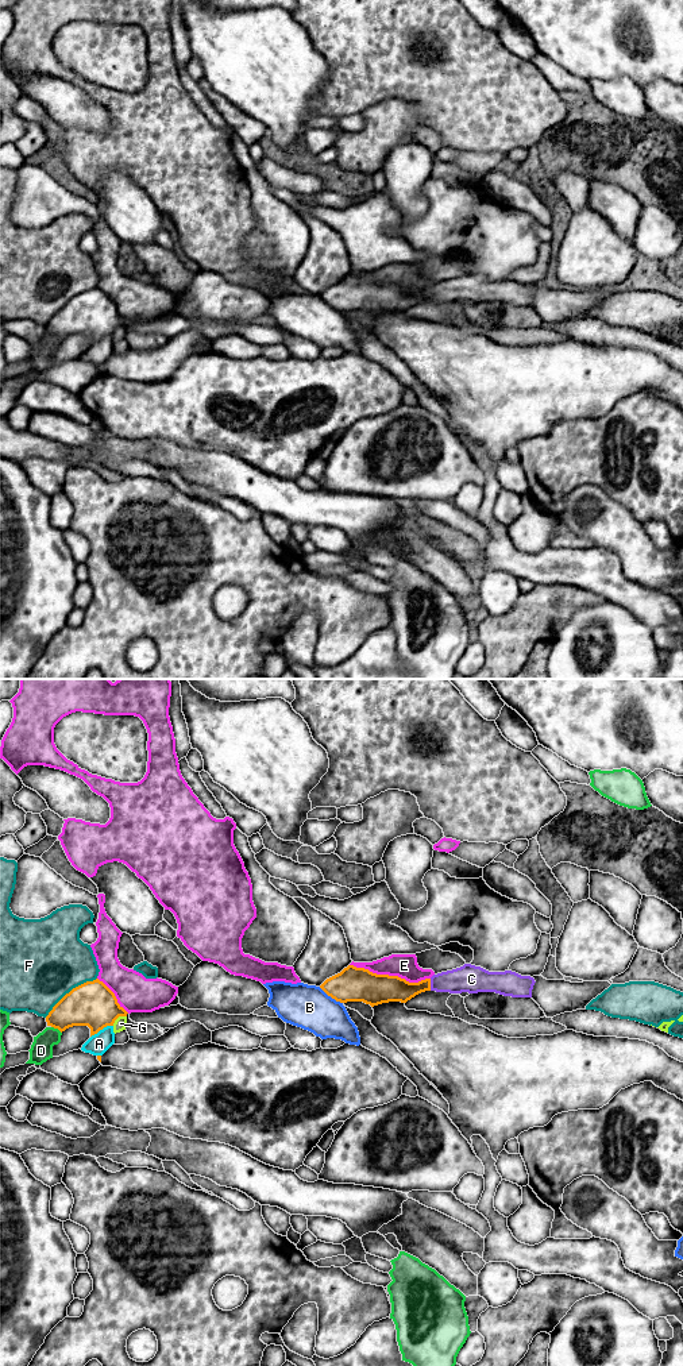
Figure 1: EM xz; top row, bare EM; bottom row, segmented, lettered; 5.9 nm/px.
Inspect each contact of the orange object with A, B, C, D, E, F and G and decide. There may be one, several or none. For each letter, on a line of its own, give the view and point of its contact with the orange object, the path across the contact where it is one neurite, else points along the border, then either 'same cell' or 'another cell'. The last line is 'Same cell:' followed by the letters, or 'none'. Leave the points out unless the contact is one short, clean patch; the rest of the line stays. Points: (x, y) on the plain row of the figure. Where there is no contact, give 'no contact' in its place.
A: xz (101, 338) | another cell
B: xz (331, 305) | another cell
C: xz (429, 293) | across xz (388, 297), (417, 297), (429, 293), (469, 286) | same cell
D: xz (57, 336) | another cell
E: xz (390, 285) | another cell
F: xz (70, 300) | another cell
G: xz (118, 325) | along xz (126, 324), (120, 324), (112, 334) | another cell
Same cell: C

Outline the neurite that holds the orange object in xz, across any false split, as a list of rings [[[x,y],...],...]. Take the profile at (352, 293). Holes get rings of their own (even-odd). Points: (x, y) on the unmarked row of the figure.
[[[471,273],[433,283],[418,292],[348,274],[340,282],[327,288],[320,297],[336,310],[363,310],[374,316],[389,310],[406,312],[425,300],[495,301],[512,306],[532,306],[535,292],[530,285],[521,285],[512,279],[489,281]]]

